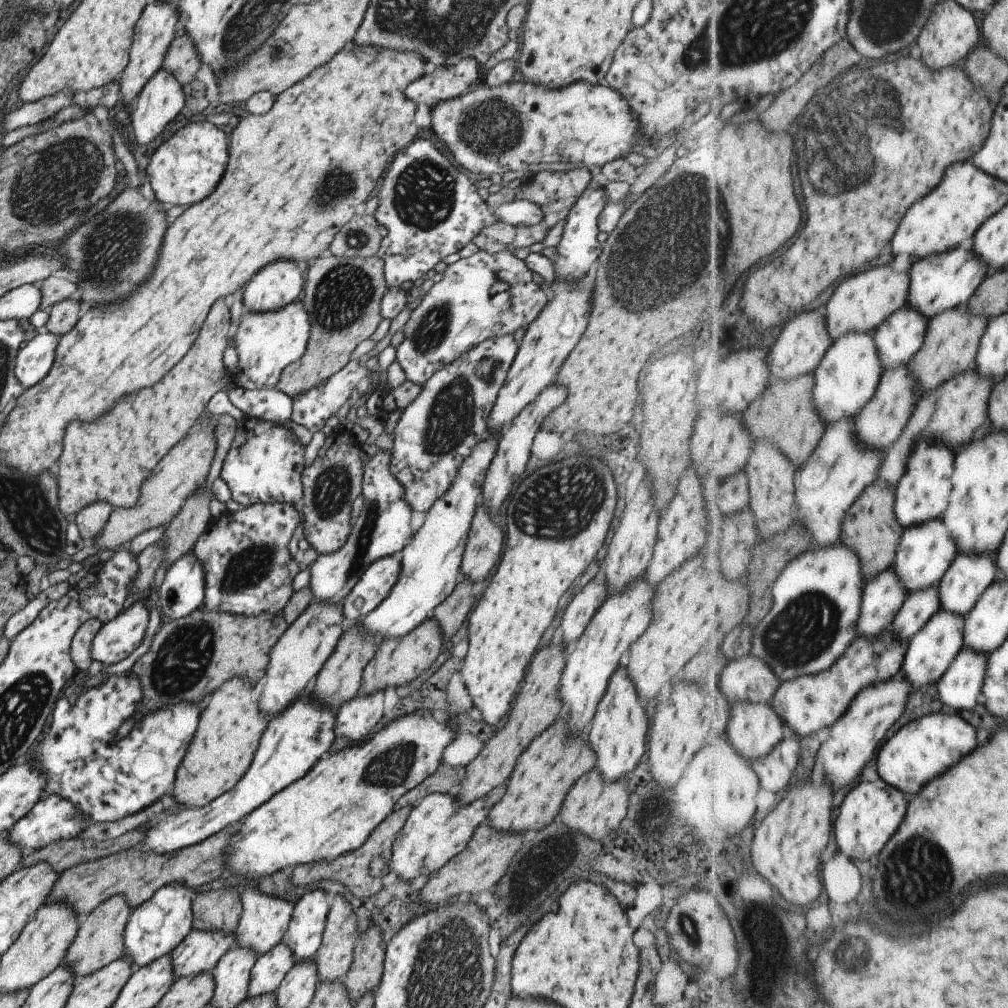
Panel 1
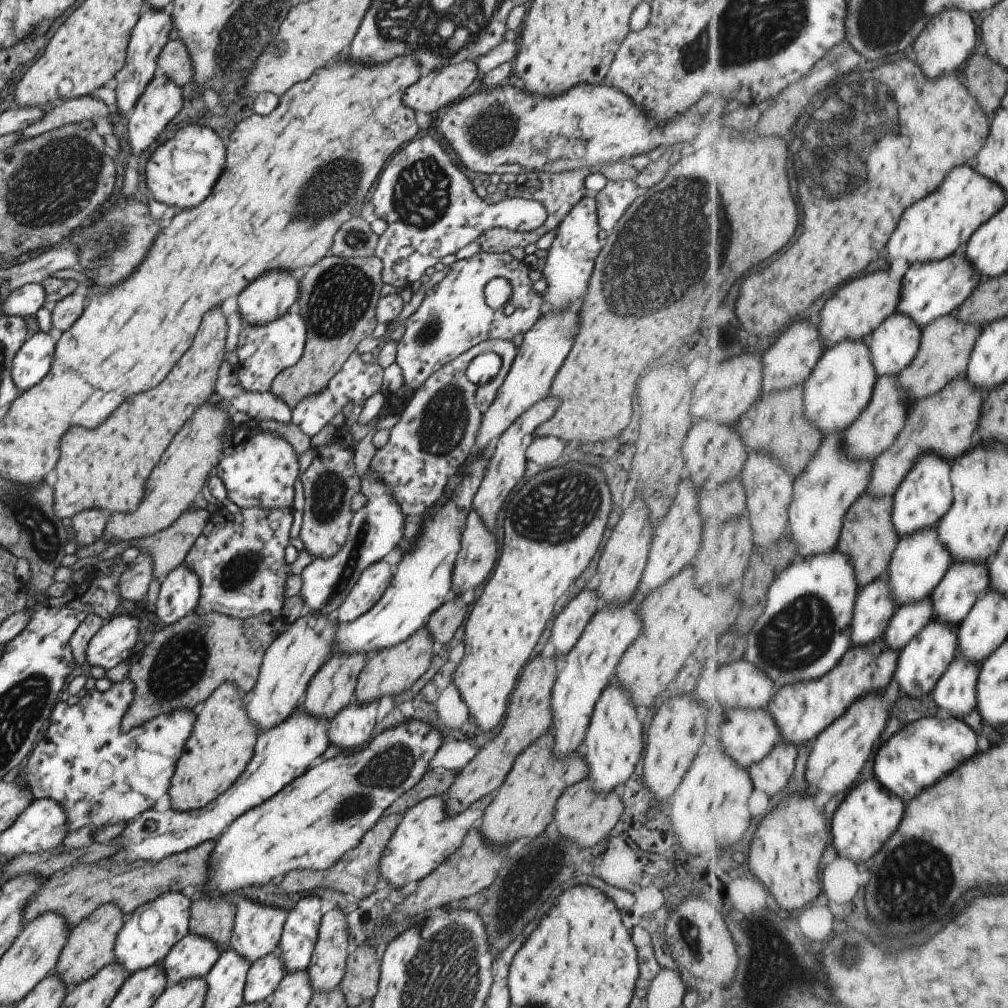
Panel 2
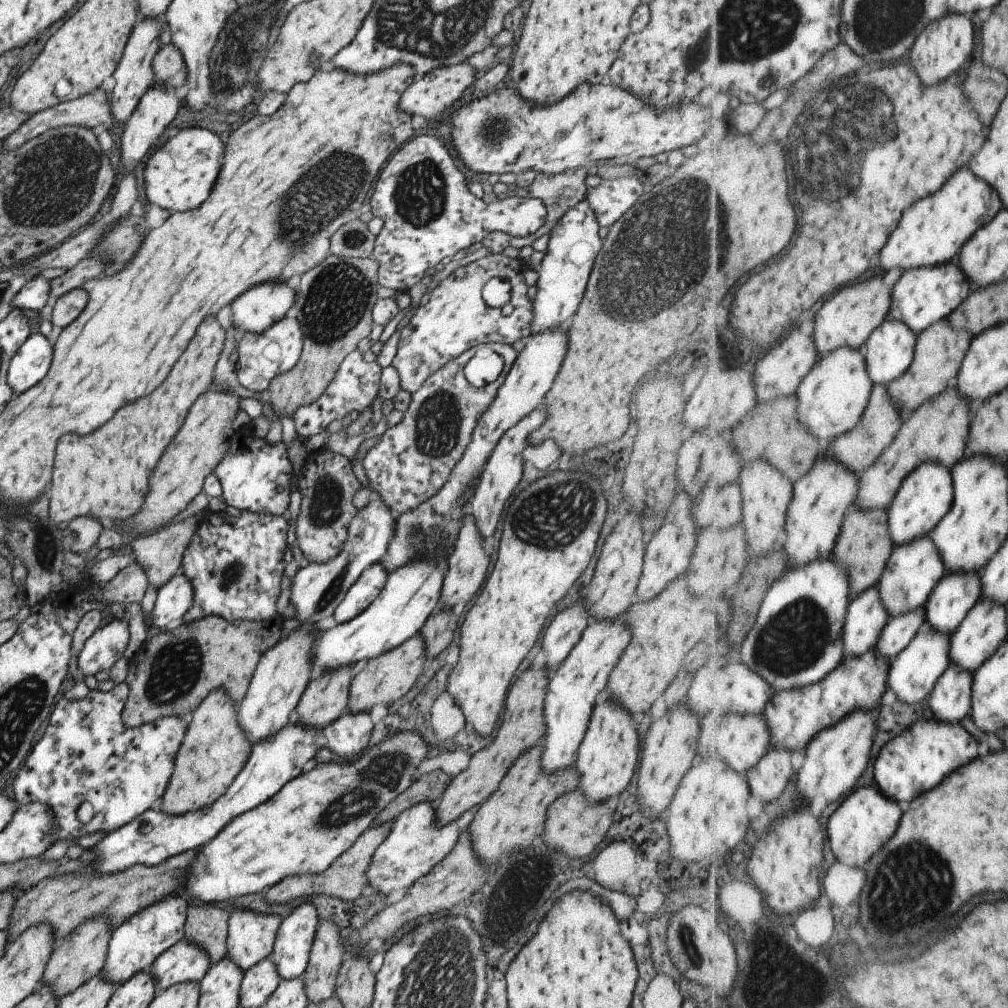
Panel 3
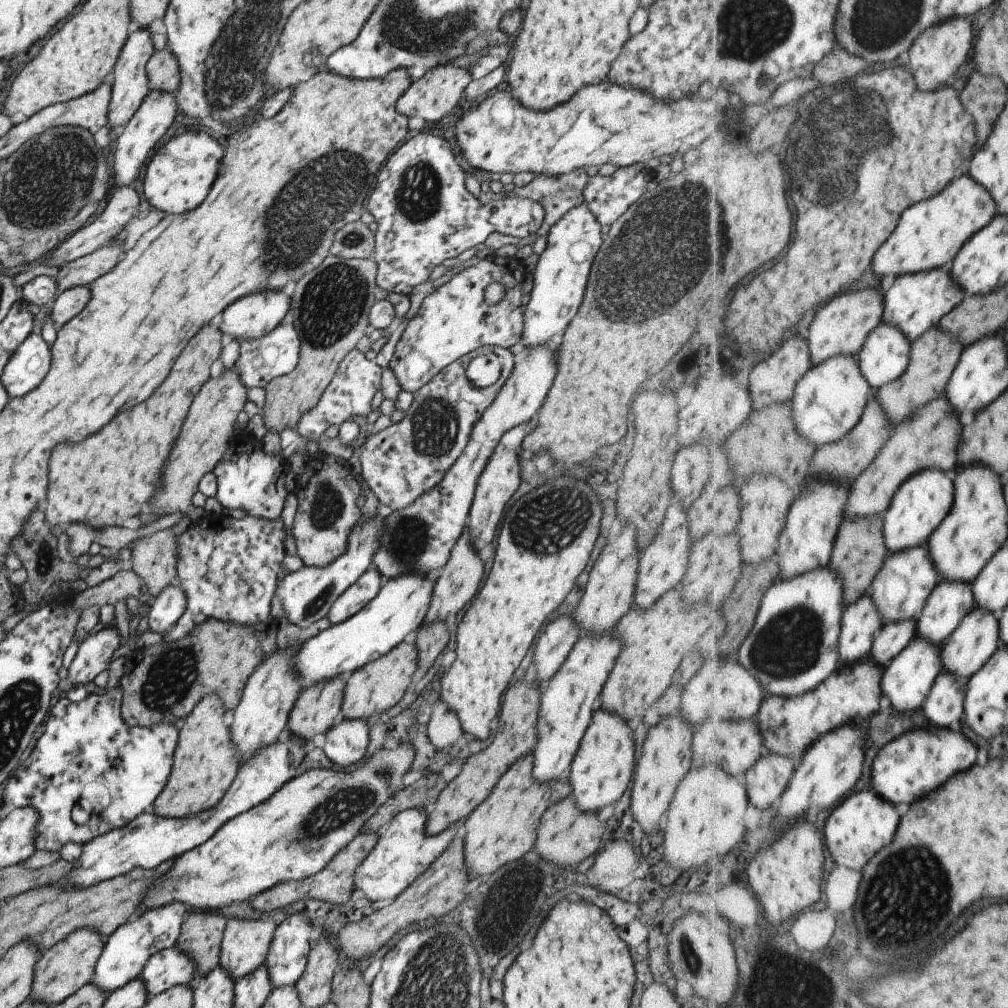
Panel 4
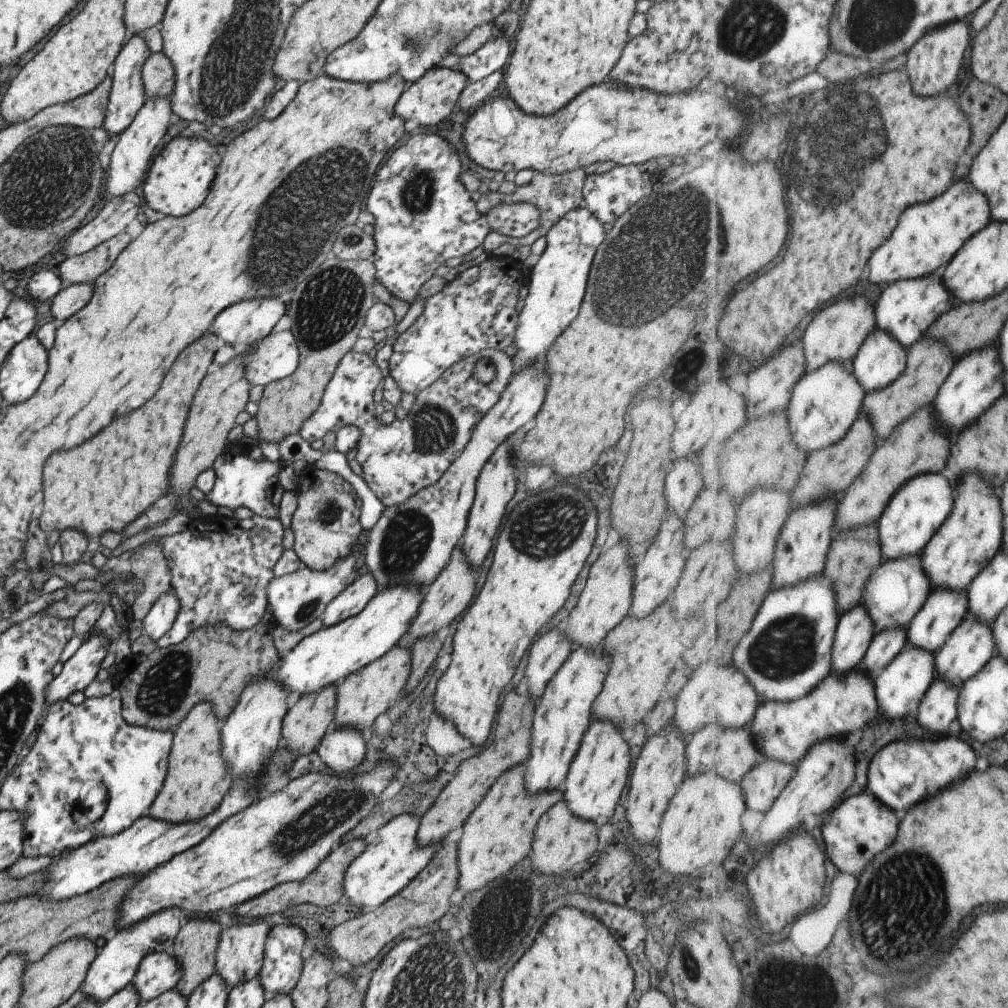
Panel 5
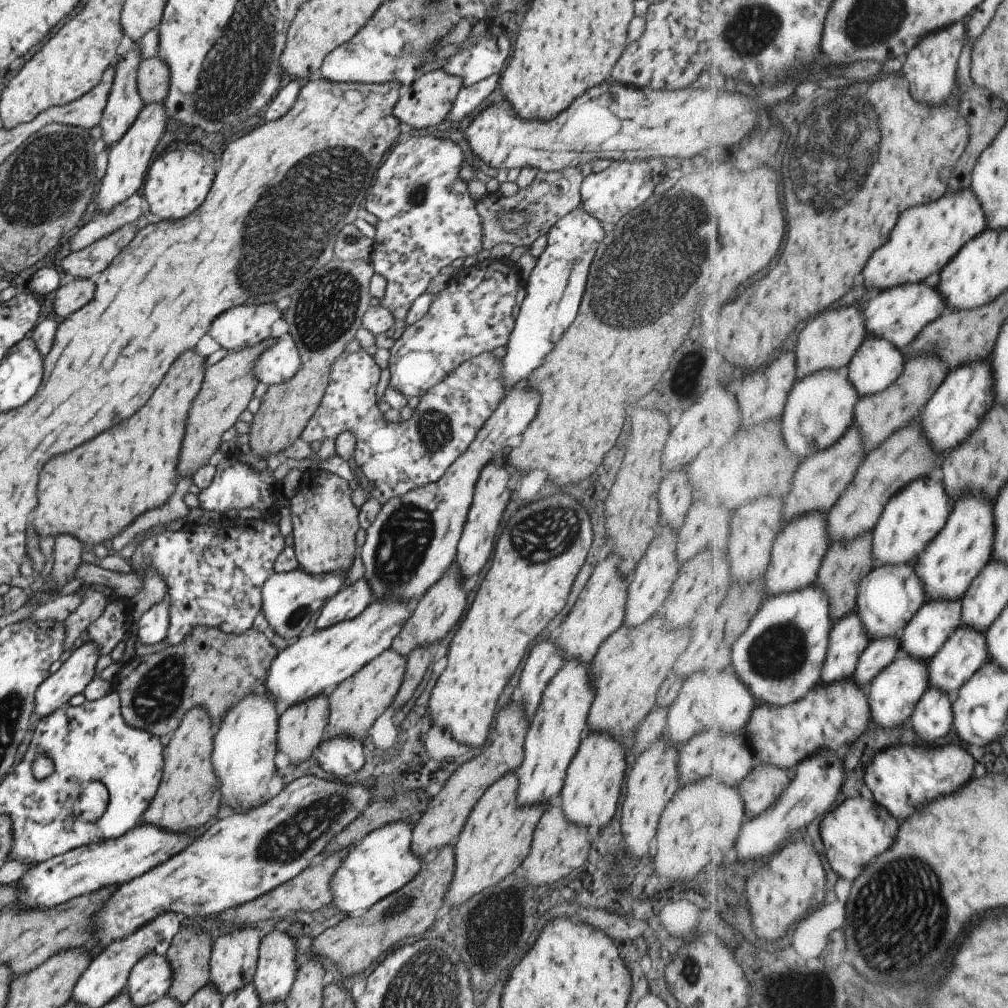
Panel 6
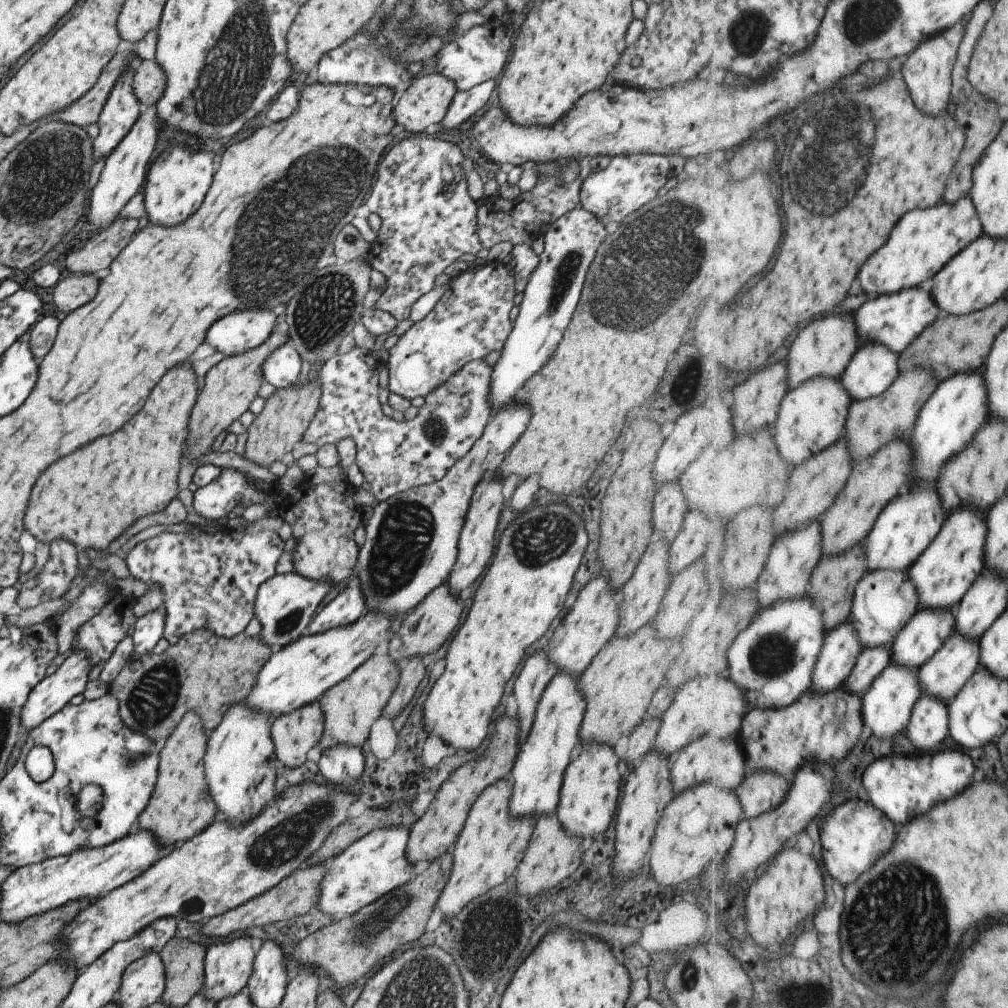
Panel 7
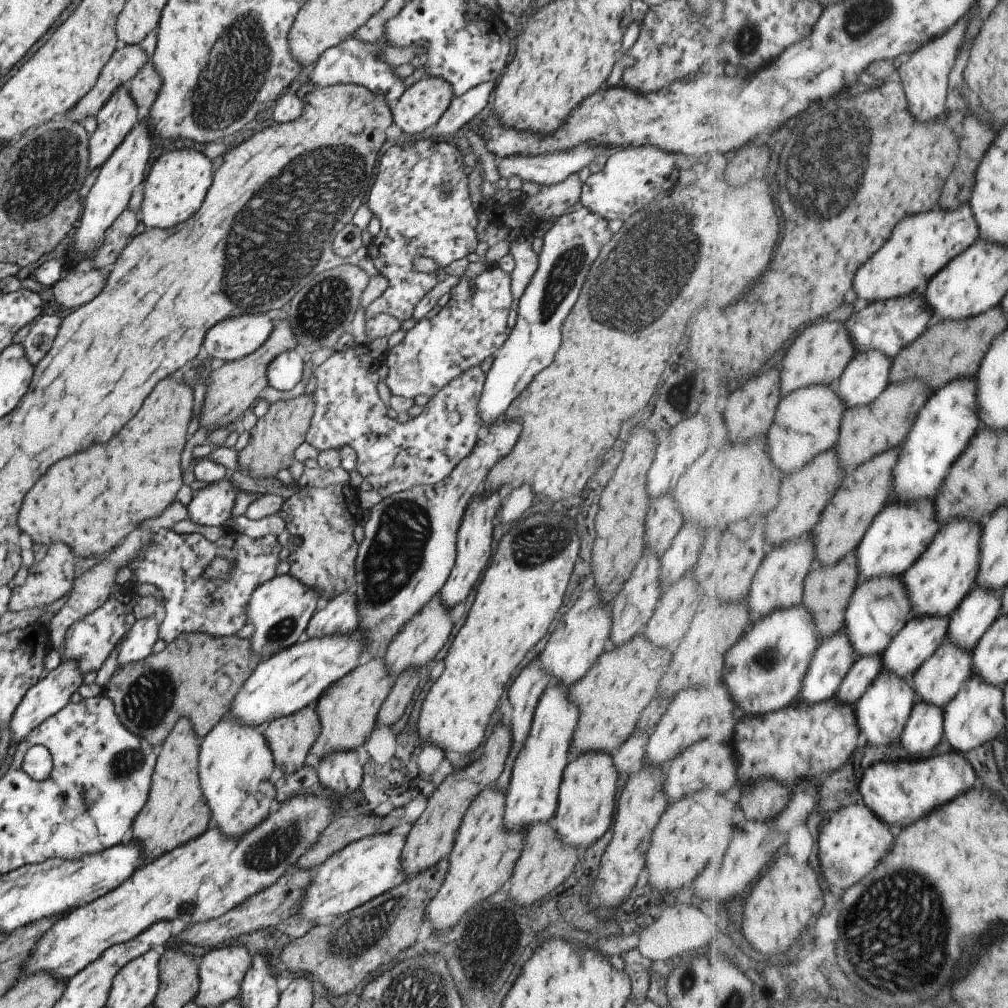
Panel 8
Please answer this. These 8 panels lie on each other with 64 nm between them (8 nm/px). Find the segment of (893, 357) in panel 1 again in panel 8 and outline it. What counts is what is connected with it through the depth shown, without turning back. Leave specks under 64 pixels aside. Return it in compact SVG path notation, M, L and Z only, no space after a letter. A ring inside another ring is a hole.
M881 351L857 352L836 386L849 407L861 407L879 399L891 384L894 359Z

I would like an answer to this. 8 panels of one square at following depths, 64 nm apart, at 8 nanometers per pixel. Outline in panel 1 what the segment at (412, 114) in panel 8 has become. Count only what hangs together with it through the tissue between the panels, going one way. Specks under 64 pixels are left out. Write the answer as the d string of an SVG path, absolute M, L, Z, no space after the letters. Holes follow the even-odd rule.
M469 57L457 61L457 64L437 66L433 72L424 73L410 82L404 95L416 105L423 102L429 108L434 107L467 91L479 74L477 67L478 62Z

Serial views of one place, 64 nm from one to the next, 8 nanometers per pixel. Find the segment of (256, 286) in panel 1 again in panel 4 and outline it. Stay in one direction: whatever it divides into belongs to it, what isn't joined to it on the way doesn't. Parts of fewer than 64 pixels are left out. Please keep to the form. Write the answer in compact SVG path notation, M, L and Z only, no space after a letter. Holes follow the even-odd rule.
M282 291L253 292L249 296L243 296L241 300L235 300L233 304L229 304L229 308L225 308L219 330L222 334L233 336L238 342L243 339L256 339L273 330L289 309L290 298Z

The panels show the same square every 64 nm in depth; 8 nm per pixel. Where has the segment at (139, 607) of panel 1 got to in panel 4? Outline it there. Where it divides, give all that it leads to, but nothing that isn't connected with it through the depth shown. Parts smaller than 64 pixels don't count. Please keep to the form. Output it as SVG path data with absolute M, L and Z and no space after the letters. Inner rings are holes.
M116 626L98 627L87 635L77 647L76 655L67 668L67 678L61 682L56 697L63 695L74 684L84 685L93 680L101 670L108 668L111 654L121 644Z

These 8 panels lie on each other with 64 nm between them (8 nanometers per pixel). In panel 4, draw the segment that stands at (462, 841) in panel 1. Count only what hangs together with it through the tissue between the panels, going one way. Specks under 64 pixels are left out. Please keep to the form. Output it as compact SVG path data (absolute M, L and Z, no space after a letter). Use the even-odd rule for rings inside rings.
M412 808L398 812L380 831L378 841L369 854L358 864L353 880L354 890L363 890L365 898L371 902L393 898L413 882L449 846L454 832L464 824L459 819L449 828L436 835L426 835L424 824L428 809Z

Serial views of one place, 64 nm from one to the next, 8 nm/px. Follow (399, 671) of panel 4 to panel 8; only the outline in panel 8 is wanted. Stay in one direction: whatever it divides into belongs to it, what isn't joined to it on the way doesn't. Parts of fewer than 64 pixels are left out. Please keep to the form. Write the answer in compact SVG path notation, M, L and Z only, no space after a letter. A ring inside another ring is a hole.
M371 657L360 661L351 672L326 688L315 702L320 731L309 752L321 760L330 752L353 751L357 746L362 746L375 726L379 707L393 682L394 677L383 658Z

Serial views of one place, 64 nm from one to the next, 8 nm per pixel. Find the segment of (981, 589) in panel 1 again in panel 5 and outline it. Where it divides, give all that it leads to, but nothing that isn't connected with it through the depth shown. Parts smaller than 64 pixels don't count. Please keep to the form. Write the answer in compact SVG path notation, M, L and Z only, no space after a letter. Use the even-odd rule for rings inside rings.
M939 587L933 590L925 606L917 613L917 616L915 616L913 622L908 627L909 644L937 654L969 612L970 598L968 597L968 590L954 591L949 587Z

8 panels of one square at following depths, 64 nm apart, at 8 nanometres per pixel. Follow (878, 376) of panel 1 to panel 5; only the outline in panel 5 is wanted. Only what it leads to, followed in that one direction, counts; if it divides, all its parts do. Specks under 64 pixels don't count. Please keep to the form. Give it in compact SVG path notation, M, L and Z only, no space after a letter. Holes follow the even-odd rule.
M835 361L825 364L805 376L793 388L787 408L794 439L807 452L821 450L843 440L863 412L869 392L854 373L851 362Z

